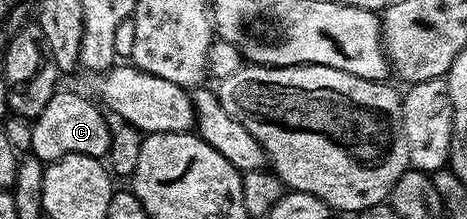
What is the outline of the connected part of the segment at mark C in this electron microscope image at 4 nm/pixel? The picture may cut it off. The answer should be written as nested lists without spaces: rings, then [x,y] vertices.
[[[57,91],[50,99],[50,103],[46,103],[43,111],[31,122],[31,156],[45,163],[60,160],[66,155],[107,158],[112,138],[112,125],[107,121],[109,118],[105,110],[95,100],[92,101],[87,101],[80,93]]]

